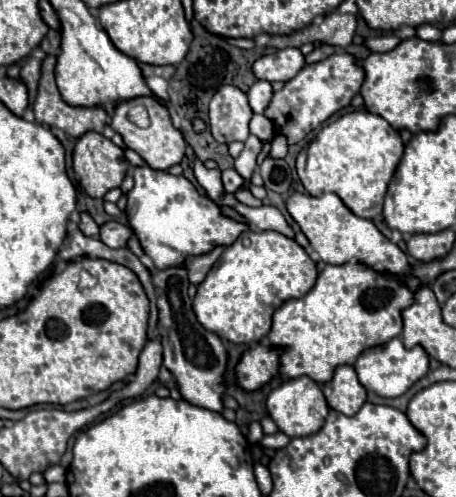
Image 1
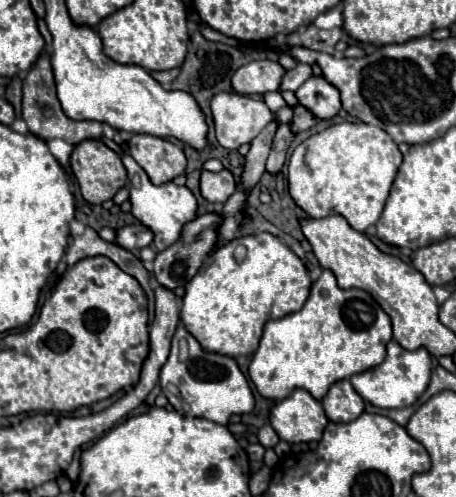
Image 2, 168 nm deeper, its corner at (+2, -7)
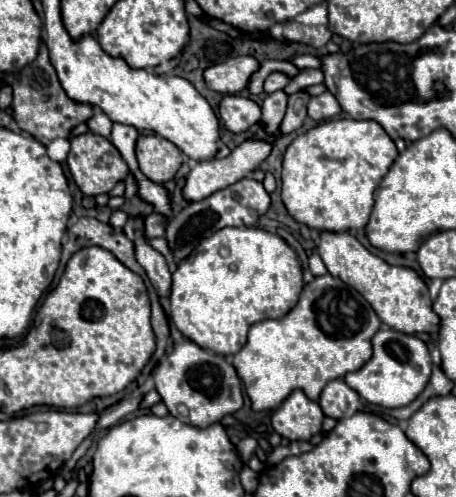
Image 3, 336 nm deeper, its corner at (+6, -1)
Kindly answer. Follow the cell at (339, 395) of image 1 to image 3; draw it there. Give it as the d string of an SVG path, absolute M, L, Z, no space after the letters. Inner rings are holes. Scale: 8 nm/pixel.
M336 378L324 386L318 404L326 416L340 420L352 416L358 410L360 396L342 378Z

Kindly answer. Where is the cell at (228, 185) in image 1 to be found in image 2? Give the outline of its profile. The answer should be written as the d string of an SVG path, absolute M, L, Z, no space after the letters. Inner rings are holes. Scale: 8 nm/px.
M202 170L200 176L200 194L212 204L224 204L236 192L236 180L230 170L208 172Z

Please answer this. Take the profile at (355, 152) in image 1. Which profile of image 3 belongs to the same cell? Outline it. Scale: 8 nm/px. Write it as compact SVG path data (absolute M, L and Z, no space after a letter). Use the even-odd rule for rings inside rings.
M334 118L300 134L284 152L282 202L294 220L316 228L348 232L368 224L374 190L396 160L398 150L378 122Z

